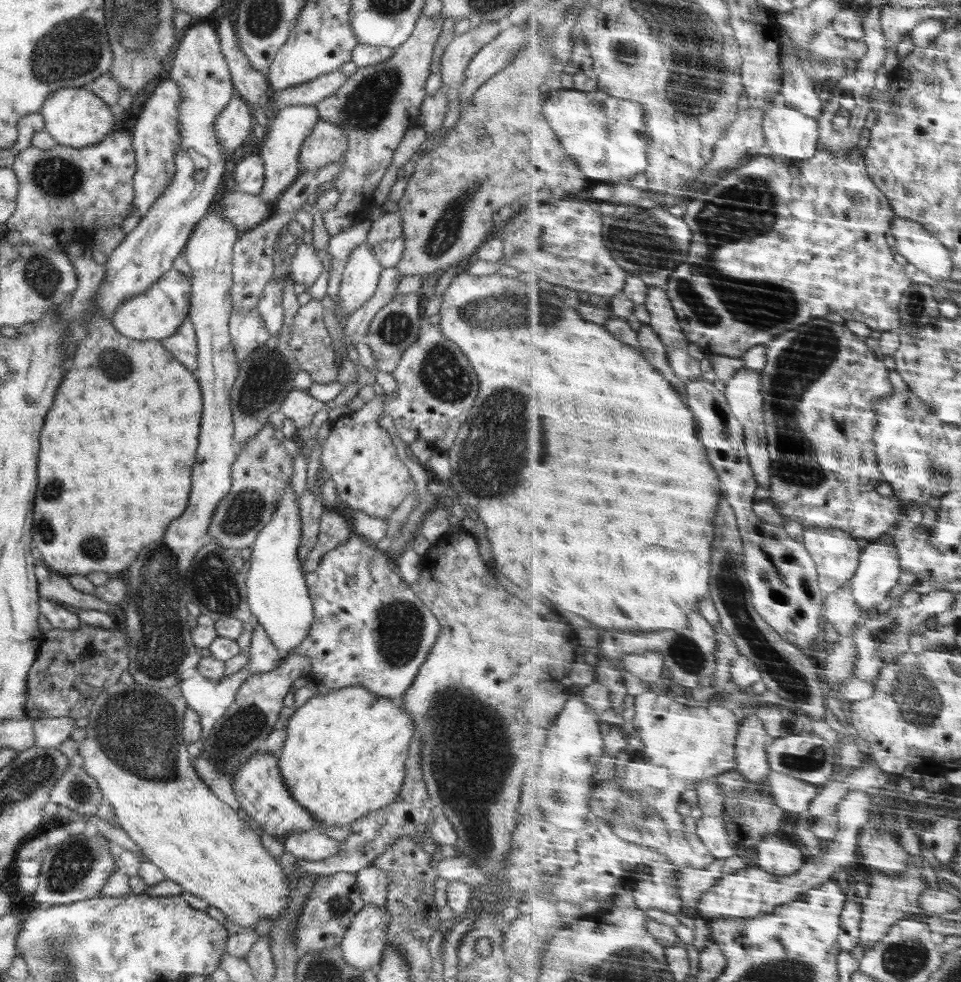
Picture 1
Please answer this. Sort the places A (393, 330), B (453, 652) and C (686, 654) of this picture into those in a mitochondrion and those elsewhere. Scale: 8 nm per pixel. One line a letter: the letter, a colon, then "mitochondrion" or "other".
A: mitochondrion
B: other
C: mitochondrion

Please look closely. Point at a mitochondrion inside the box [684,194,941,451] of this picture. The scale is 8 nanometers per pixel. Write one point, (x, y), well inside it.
(916, 306)

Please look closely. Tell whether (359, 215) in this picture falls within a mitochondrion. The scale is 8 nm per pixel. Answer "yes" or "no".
no

